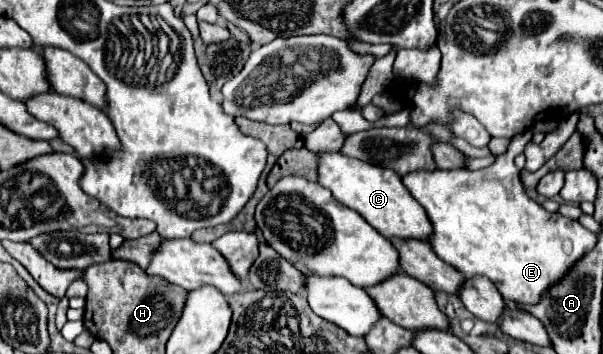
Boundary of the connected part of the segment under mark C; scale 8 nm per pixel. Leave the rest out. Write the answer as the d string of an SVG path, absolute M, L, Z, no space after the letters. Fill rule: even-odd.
M326 152L320 154L318 184L328 188L340 204L356 210L372 228L376 228L388 240L414 238L428 242L434 234L428 214L424 214L424 208L414 200L410 190L404 186L402 176L398 172L392 172L390 168L342 156L340 152Z

